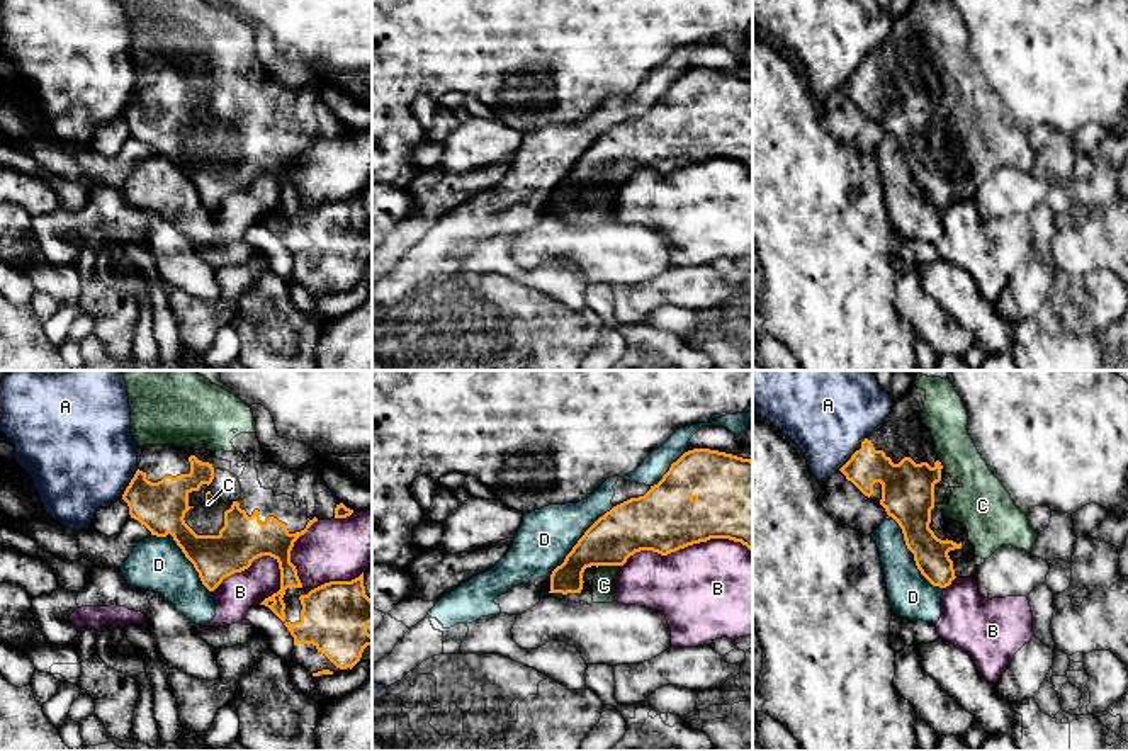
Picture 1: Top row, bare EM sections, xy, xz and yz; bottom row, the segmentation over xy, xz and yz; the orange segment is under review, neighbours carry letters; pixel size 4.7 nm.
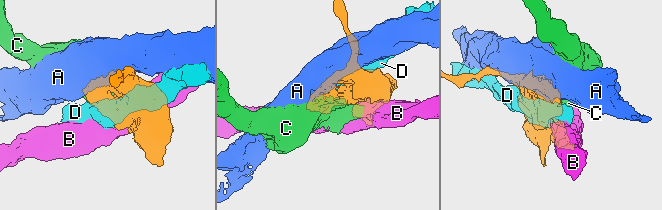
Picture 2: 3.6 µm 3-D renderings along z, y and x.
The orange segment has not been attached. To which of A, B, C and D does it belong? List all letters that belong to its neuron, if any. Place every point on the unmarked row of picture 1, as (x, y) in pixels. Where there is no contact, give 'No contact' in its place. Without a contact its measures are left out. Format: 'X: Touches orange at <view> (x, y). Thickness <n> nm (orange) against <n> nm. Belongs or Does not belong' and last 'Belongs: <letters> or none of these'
A: Touches orange at yz (853, 73). Thickness 180 nm (orange) against 380 nm. Does not belong
B: Touches orange at xz (685, 165). Thickness 320 nm (orange) against 460 nm. Does not belong
C: Touches orange at xz (607, 184). Thickness 260 nm (orange) against 110 nm. Belongs
D: Touches orange at yz (914, 177). Thickness 200 nm (orange) against 220 nm. Does not belong
Belongs: C

